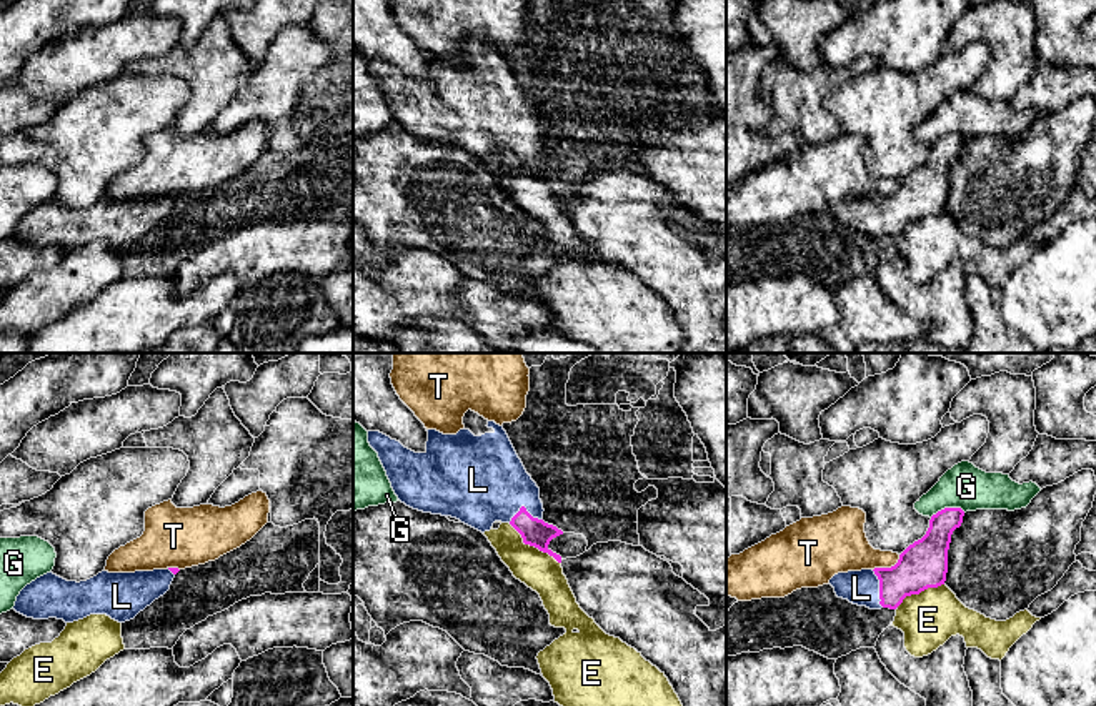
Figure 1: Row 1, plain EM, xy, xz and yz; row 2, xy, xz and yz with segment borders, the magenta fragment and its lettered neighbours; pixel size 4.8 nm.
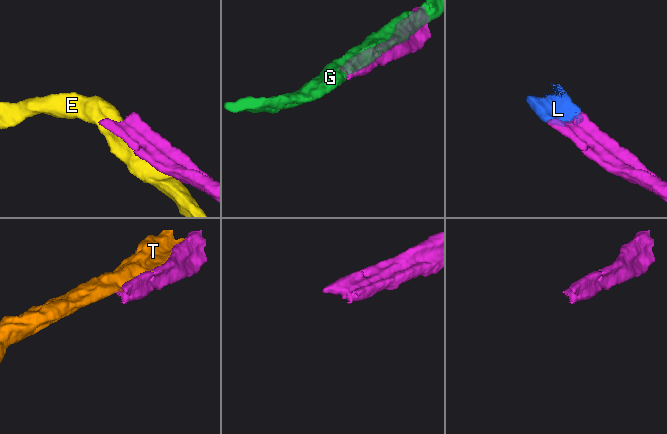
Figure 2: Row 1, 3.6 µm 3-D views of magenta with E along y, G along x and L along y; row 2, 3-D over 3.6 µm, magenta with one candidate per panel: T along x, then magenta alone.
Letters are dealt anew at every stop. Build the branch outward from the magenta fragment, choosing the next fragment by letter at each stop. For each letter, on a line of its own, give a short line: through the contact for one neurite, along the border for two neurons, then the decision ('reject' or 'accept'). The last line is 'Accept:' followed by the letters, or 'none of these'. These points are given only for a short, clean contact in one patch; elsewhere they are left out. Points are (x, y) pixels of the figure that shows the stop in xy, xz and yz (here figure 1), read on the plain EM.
E: line xz (508, 150), (525, 170), (547, 178), (560, 190); reject
G: reject
L: accept
T: reject
Accept: L

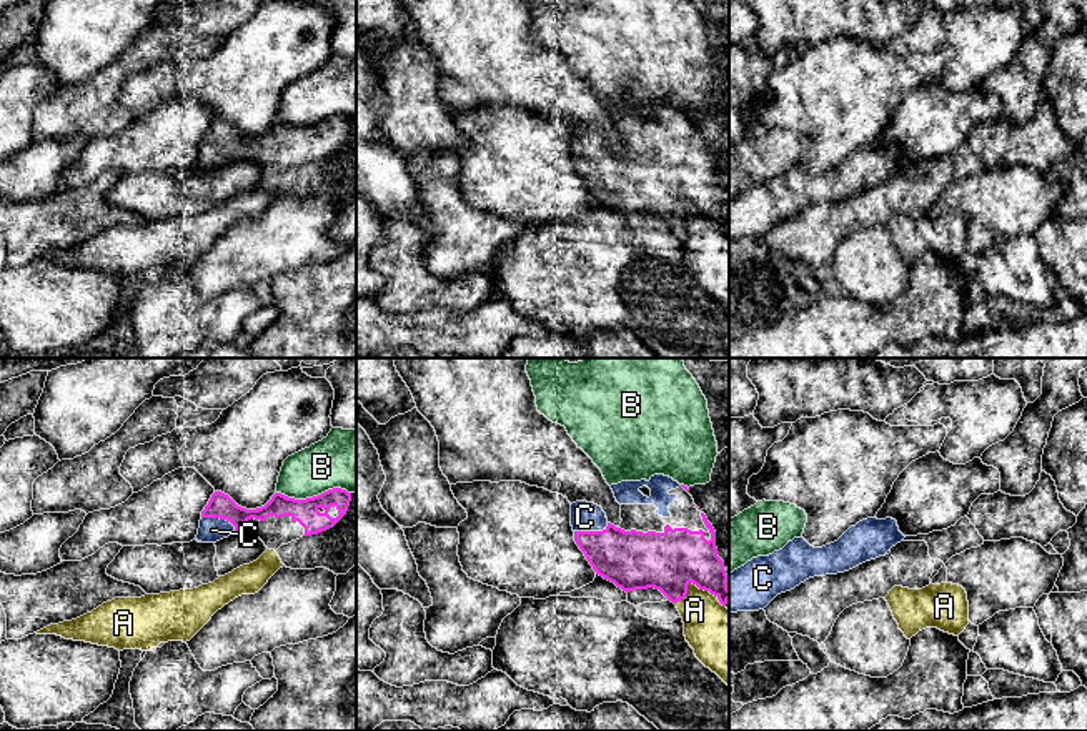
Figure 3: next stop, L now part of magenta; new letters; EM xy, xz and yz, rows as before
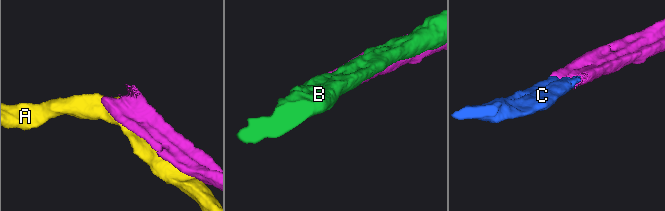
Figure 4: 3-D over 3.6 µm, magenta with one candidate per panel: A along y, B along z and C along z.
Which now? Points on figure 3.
A: reject
B: reject
C: accept
Accept: C

